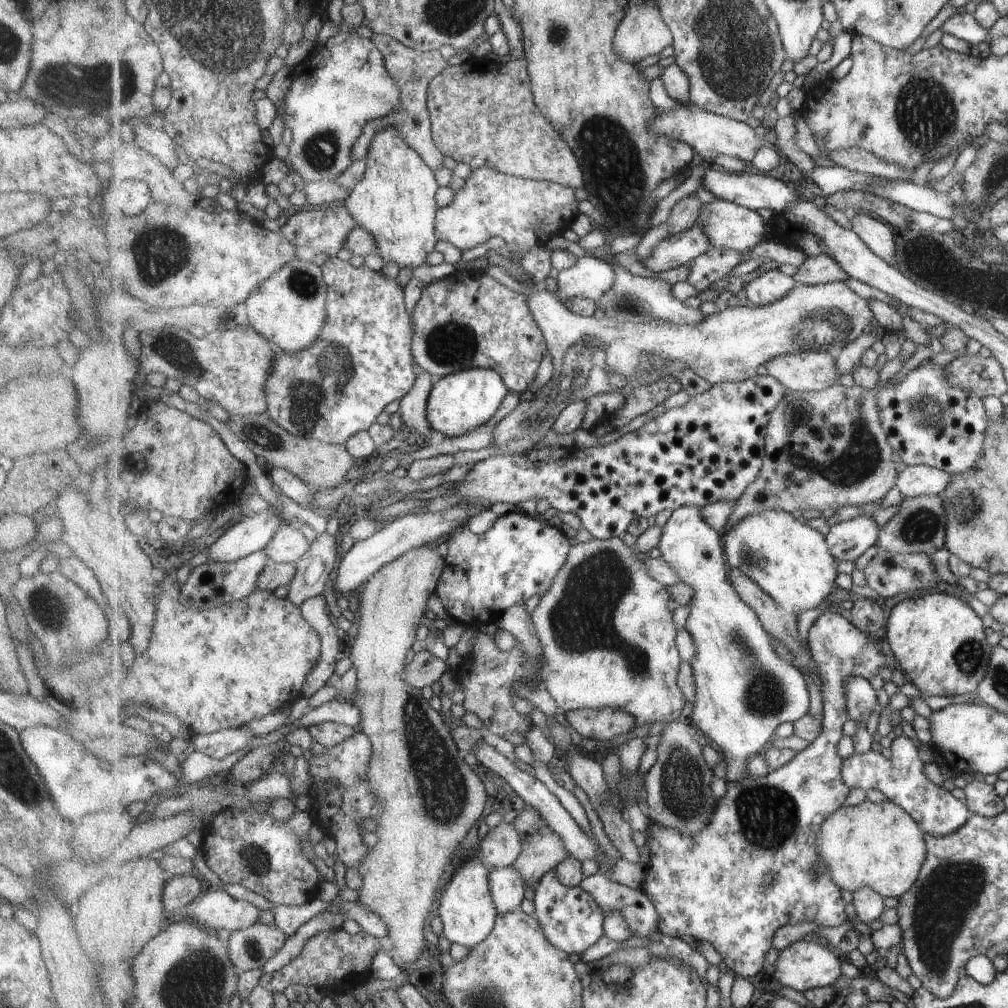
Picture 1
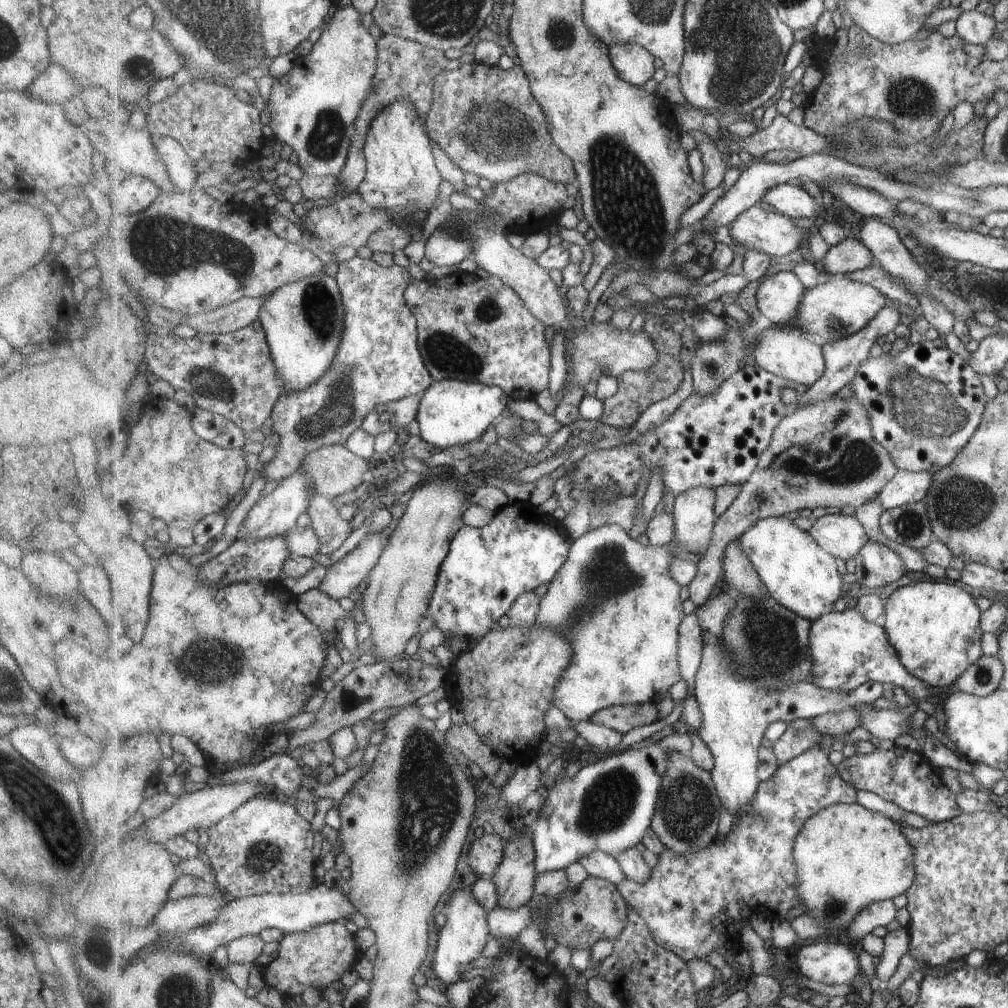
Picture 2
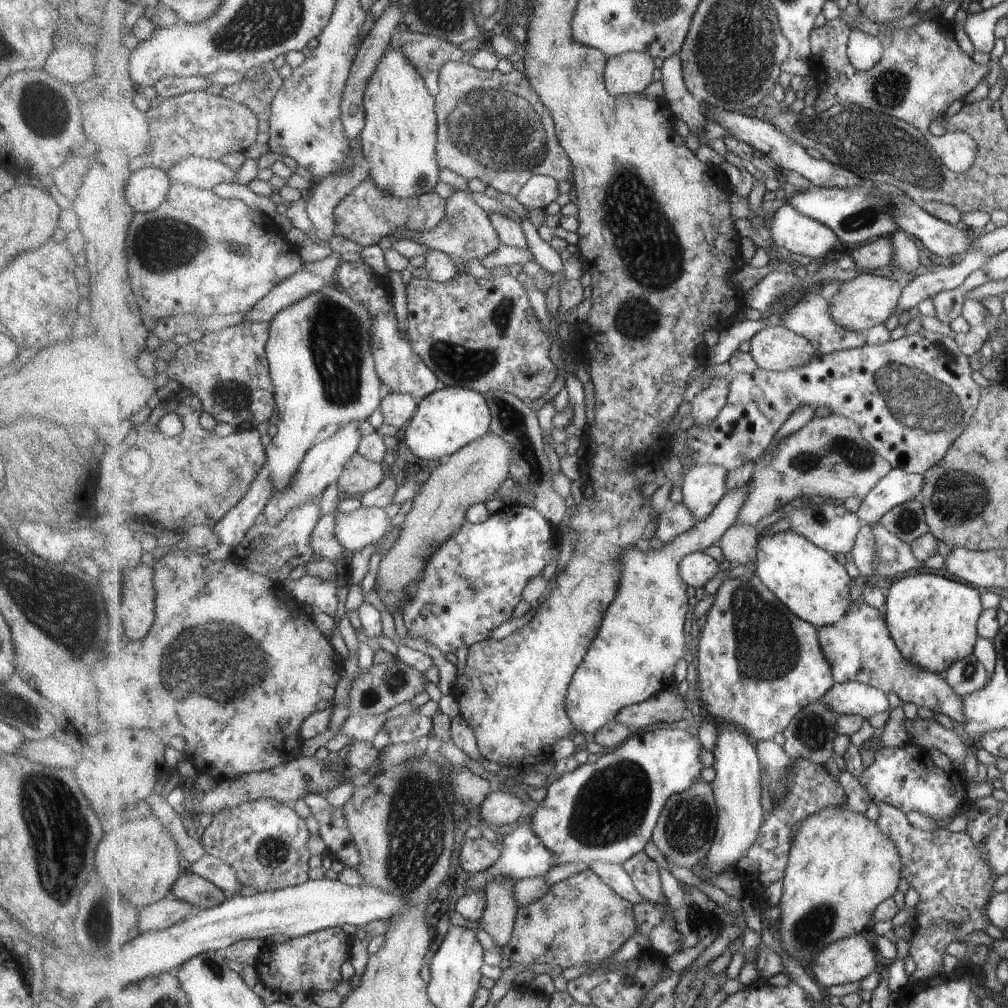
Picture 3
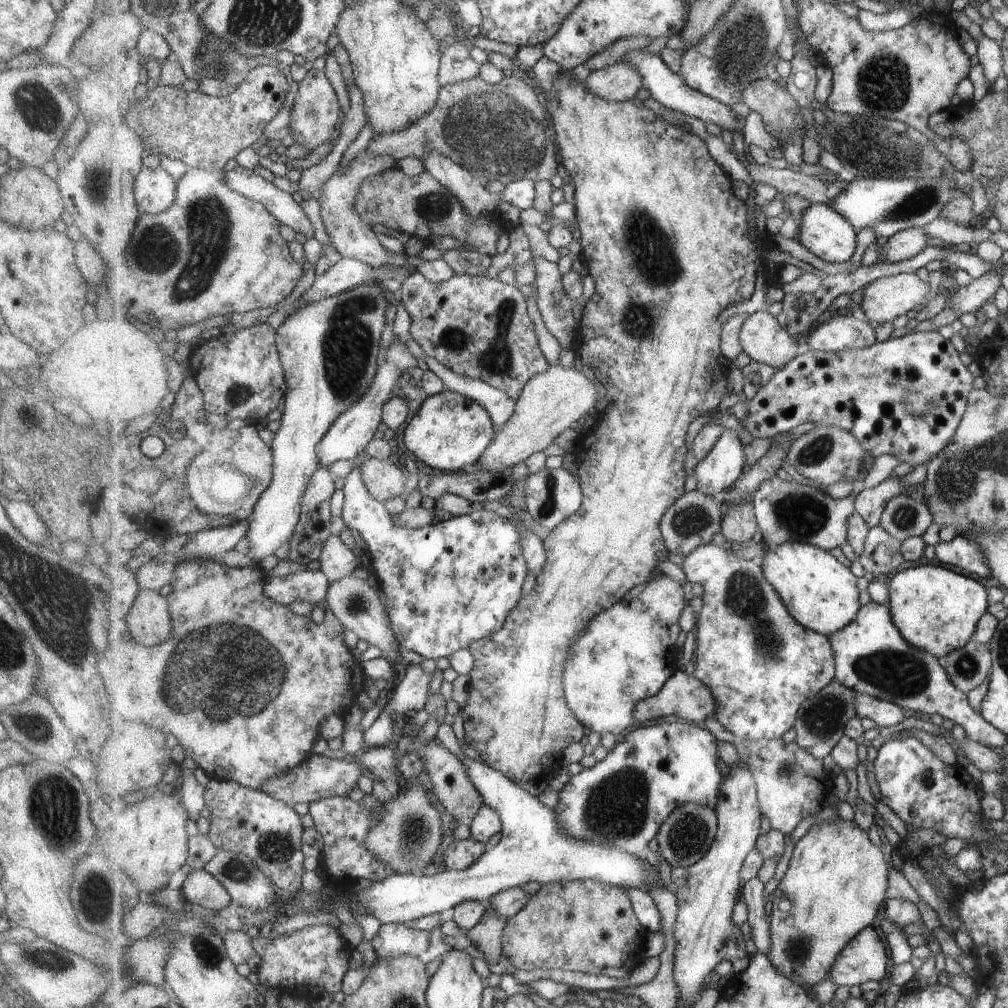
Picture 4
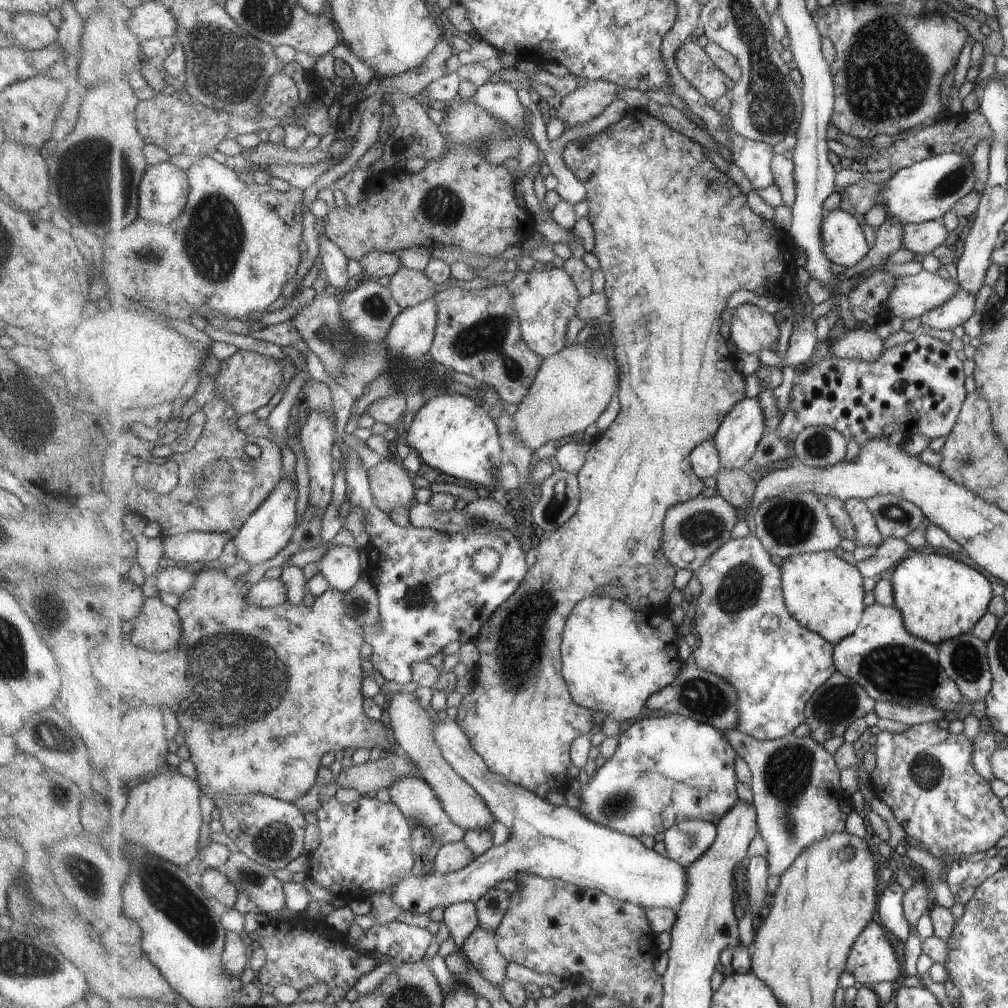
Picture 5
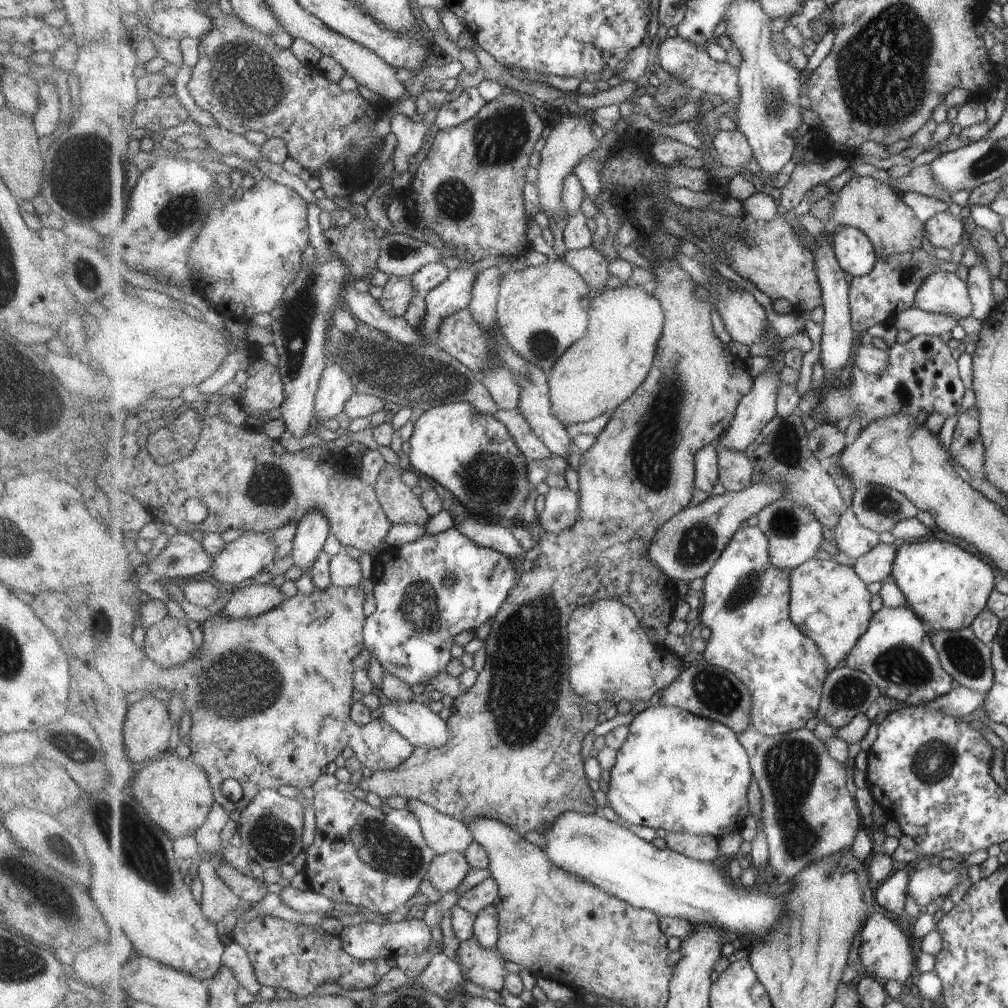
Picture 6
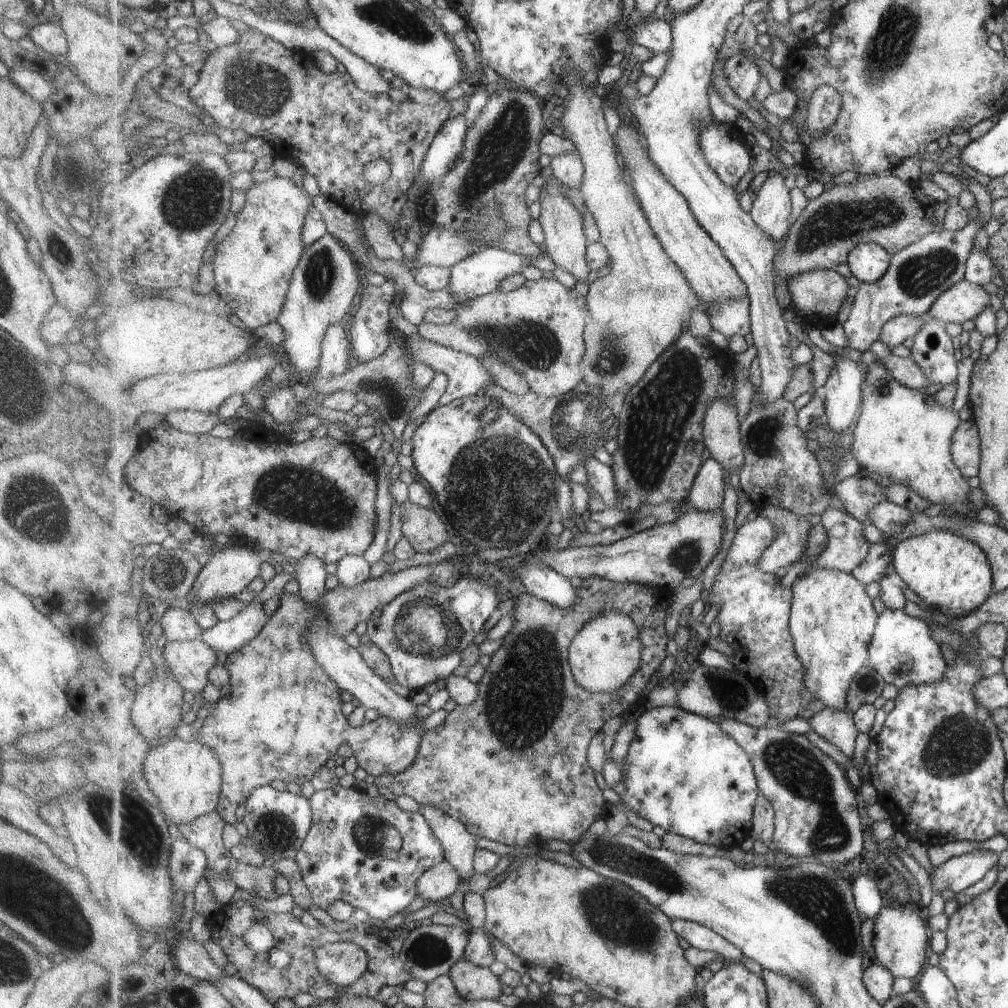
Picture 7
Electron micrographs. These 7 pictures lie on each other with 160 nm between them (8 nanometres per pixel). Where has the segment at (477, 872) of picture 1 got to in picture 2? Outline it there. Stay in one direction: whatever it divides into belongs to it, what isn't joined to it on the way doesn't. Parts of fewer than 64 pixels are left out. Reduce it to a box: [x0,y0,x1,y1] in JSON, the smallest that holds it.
[433,887,492,985]

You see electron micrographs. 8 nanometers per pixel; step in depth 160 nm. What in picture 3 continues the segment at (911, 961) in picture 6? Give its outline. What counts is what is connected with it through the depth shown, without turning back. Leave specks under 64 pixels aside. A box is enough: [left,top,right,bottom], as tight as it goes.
[811,935,881,989]

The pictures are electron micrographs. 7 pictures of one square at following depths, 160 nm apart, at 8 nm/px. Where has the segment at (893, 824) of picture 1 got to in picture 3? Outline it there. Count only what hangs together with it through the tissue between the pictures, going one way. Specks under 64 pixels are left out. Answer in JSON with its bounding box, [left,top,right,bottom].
[776,807,903,965]

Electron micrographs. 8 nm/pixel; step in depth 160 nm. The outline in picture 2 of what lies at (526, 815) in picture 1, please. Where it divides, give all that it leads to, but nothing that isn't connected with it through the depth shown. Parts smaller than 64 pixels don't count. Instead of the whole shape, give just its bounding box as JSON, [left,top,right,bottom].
[491,832,536,910]

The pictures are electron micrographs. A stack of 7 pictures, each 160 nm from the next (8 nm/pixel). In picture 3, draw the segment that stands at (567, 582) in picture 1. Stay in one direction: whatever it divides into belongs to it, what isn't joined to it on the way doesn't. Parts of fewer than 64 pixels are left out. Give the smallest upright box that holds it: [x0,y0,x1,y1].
[566,482,751,733]

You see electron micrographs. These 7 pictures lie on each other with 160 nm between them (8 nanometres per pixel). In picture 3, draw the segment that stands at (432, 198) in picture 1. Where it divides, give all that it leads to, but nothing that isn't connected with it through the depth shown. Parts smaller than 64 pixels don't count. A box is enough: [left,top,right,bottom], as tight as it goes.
[361,46,440,198]

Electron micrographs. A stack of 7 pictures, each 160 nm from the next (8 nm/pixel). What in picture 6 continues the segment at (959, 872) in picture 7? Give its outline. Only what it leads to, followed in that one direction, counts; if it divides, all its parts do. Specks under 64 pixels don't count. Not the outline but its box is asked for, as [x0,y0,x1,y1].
[908,864,961,910]

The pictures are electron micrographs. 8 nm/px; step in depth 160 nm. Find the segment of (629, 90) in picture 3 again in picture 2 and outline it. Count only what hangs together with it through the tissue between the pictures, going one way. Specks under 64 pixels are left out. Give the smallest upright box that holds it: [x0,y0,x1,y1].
[610,44,655,86]

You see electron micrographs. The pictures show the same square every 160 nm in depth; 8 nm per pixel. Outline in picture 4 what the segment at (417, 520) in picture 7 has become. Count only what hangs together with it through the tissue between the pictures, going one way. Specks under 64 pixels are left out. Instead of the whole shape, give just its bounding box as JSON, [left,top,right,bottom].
[359,457,405,502]

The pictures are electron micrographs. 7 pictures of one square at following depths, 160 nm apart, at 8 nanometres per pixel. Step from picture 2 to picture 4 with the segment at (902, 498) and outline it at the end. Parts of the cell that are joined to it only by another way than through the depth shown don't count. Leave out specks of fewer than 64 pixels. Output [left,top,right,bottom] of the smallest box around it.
[855,464,929,529]

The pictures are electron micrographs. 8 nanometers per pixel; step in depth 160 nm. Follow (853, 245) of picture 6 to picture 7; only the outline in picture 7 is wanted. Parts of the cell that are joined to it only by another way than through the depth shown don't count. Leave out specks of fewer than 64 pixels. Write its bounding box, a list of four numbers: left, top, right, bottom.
[847,243,891,283]

